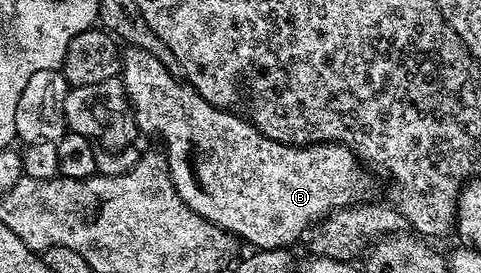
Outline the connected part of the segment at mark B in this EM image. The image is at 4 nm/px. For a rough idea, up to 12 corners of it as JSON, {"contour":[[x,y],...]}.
{"contour":[[152,53],[120,78],[188,211],[286,249],[371,172],[213,107]]}

